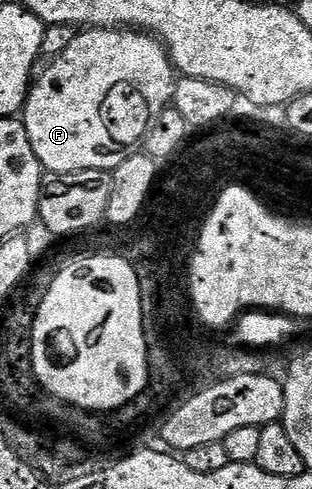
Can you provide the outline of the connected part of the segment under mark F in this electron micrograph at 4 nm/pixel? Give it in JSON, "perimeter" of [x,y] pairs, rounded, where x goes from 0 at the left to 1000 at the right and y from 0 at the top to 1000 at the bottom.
{"perimeter":[[[385,57],[250,63],[240,86],[228,86],[176,127],[163,127],[138,153],[103,166],[74,223],[74,252],[87,282],[99,282],[99,307],[112,307],[112,323],[125,323],[147,354],[240,348],[349,352],[442,309],[490,243],[545,219],[558,178],[554,125],[500,74],[452,61]]]}

